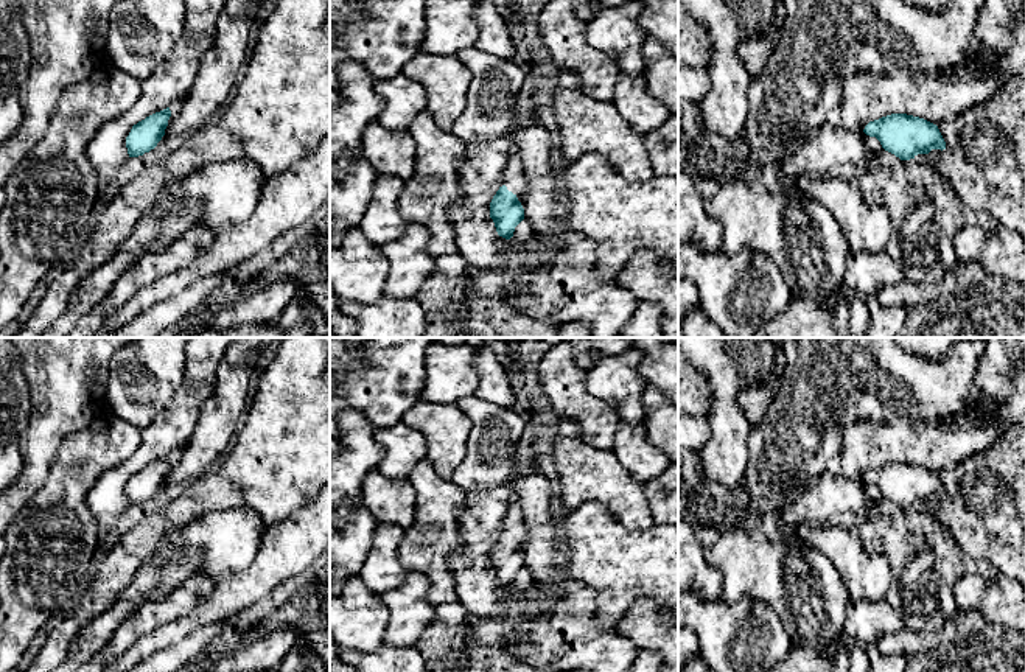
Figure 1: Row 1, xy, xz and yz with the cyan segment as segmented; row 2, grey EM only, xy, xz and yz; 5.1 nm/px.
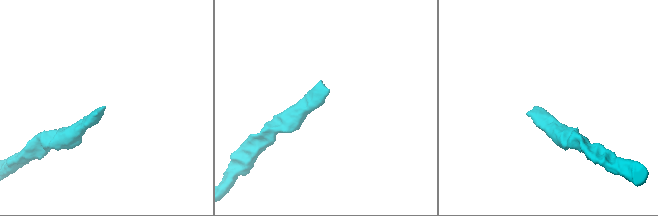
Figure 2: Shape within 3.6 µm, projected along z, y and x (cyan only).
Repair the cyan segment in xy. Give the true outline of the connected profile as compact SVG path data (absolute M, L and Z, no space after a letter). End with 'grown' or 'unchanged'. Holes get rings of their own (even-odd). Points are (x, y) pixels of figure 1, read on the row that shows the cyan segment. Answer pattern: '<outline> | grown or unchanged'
M179 98L170 107L149 115L132 126L129 135L126 137L129 157L143 156L157 146L165 135L170 117L180 112L184 101L185 98Z | grown

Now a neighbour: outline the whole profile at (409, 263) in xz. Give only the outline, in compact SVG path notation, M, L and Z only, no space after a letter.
M406 222L406 232L398 240L380 246L381 255L389 263L383 296L415 299L436 269L436 258L428 252L429 236L426 226Z

